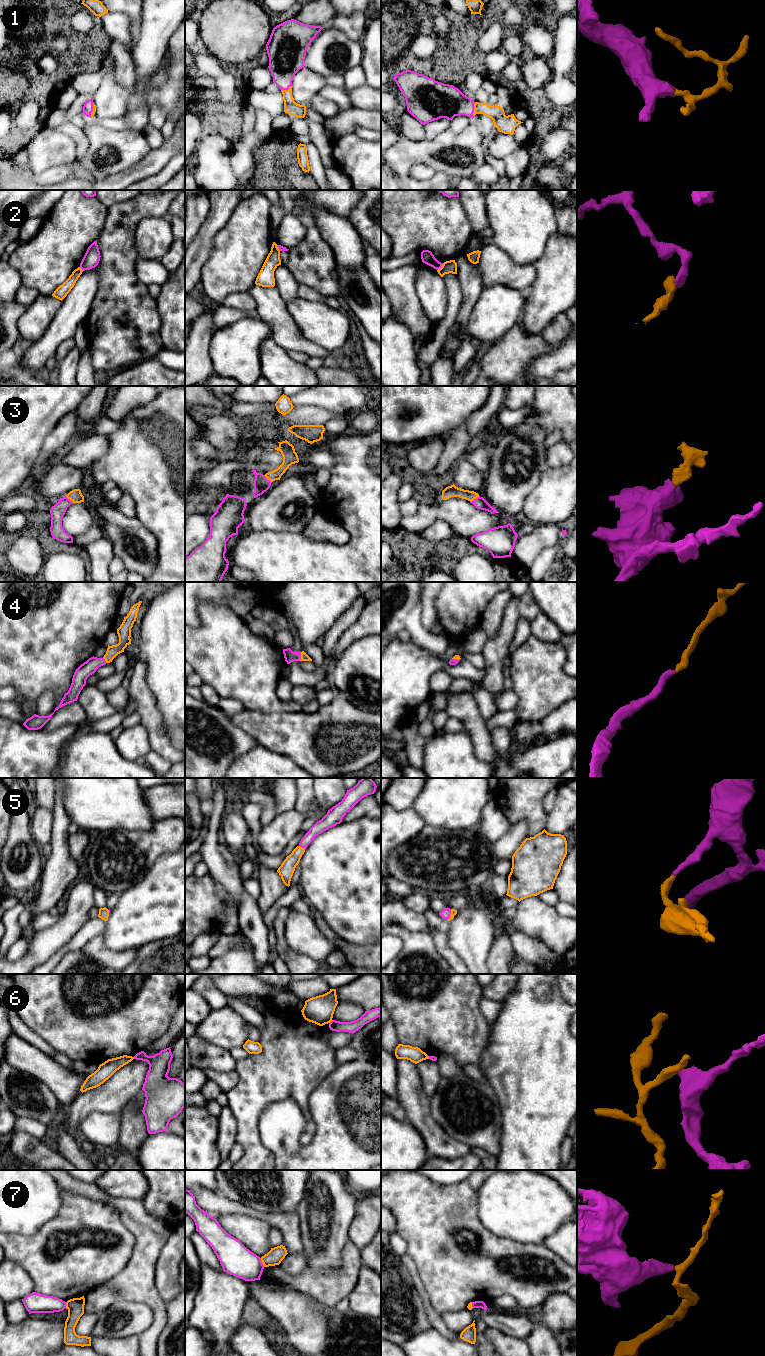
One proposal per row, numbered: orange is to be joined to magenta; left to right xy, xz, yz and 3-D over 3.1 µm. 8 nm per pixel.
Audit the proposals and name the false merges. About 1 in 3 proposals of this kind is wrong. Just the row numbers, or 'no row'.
2, 6, 7

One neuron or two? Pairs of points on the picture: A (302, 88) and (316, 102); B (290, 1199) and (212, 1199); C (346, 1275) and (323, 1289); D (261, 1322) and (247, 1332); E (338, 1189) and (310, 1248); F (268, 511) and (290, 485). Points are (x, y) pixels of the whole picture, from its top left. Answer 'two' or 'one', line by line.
A: two
B: two
C: one
D: two
E: one
F: one

